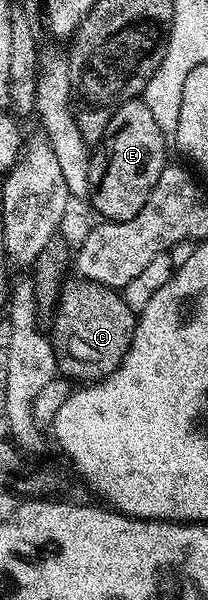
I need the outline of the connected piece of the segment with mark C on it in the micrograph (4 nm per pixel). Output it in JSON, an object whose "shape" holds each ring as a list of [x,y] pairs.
{"shape":[[[75,275],[64,280],[59,291],[59,304],[53,310],[55,322],[49,328],[51,345],[55,349],[57,365],[68,378],[80,377],[80,382],[91,383],[111,374],[119,365],[123,364],[123,357],[131,348],[131,340],[135,334],[136,310],[131,309],[123,298],[122,292],[110,289],[99,283],[84,281]]]}

